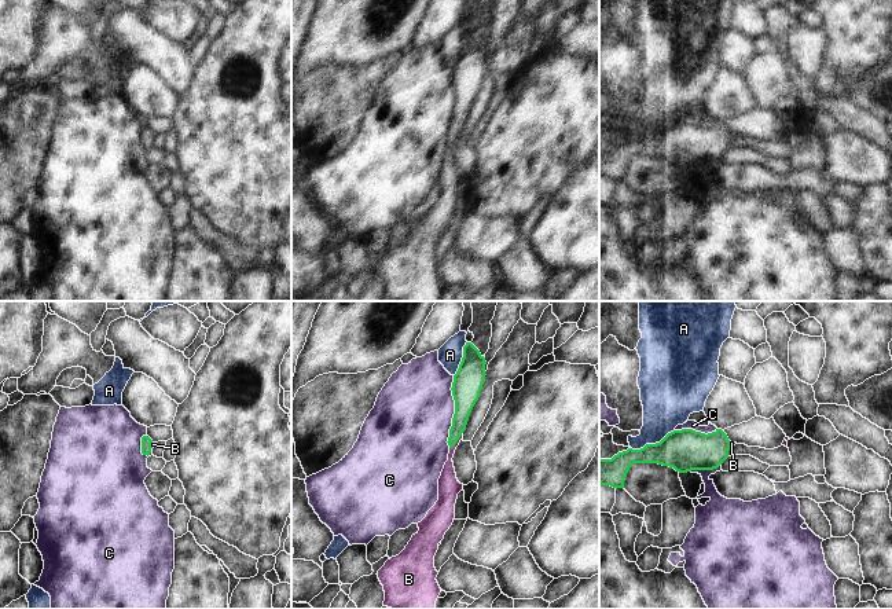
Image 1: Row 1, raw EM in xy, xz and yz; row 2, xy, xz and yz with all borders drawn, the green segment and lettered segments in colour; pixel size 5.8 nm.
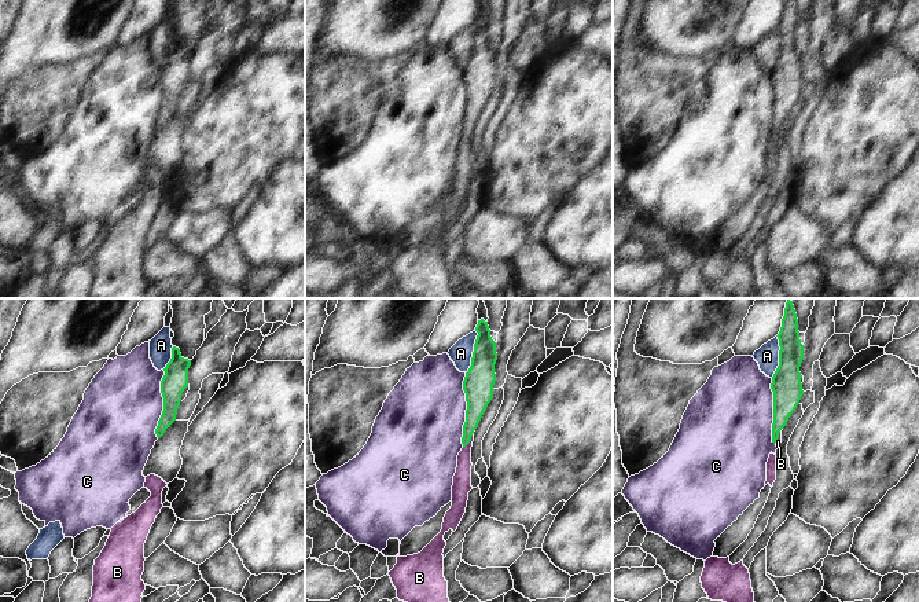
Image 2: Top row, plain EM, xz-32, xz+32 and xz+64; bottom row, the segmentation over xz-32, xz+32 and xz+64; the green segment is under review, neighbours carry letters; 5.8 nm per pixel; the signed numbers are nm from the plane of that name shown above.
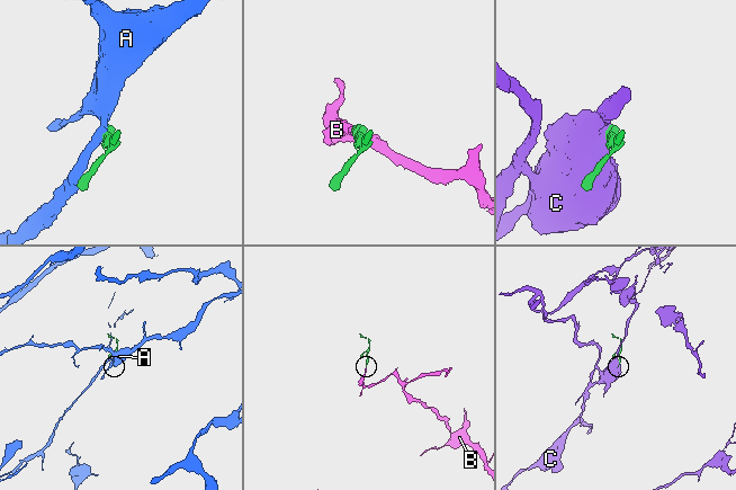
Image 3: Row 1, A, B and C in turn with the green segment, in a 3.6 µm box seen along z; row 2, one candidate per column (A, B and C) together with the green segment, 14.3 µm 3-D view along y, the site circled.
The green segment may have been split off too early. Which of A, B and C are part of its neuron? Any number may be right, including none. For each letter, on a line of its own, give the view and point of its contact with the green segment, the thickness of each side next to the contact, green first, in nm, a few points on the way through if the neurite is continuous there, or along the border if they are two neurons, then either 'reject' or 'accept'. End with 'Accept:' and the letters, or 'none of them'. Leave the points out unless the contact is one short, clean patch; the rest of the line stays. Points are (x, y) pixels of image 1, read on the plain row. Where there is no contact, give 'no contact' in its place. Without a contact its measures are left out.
A: meets green in yz at (652, 136); 240 nm thick on the green side, 280 nm on the other; border along yz (674, 121), (659, 134), (631, 140); reject
B: meets green in xz at (458, 131); 130 nm thick on the green side, 100 nm on the other; runs through xz (465, 90), (458, 131), (452, 138), (447, 172); accept
C: meets green in xz at (455, 103); 180 nm thick on the green side, 460 nm on the other; border along xz (454, 68), (451, 79), (454, 109), (447, 134), (448, 139); reject
Accept: B

